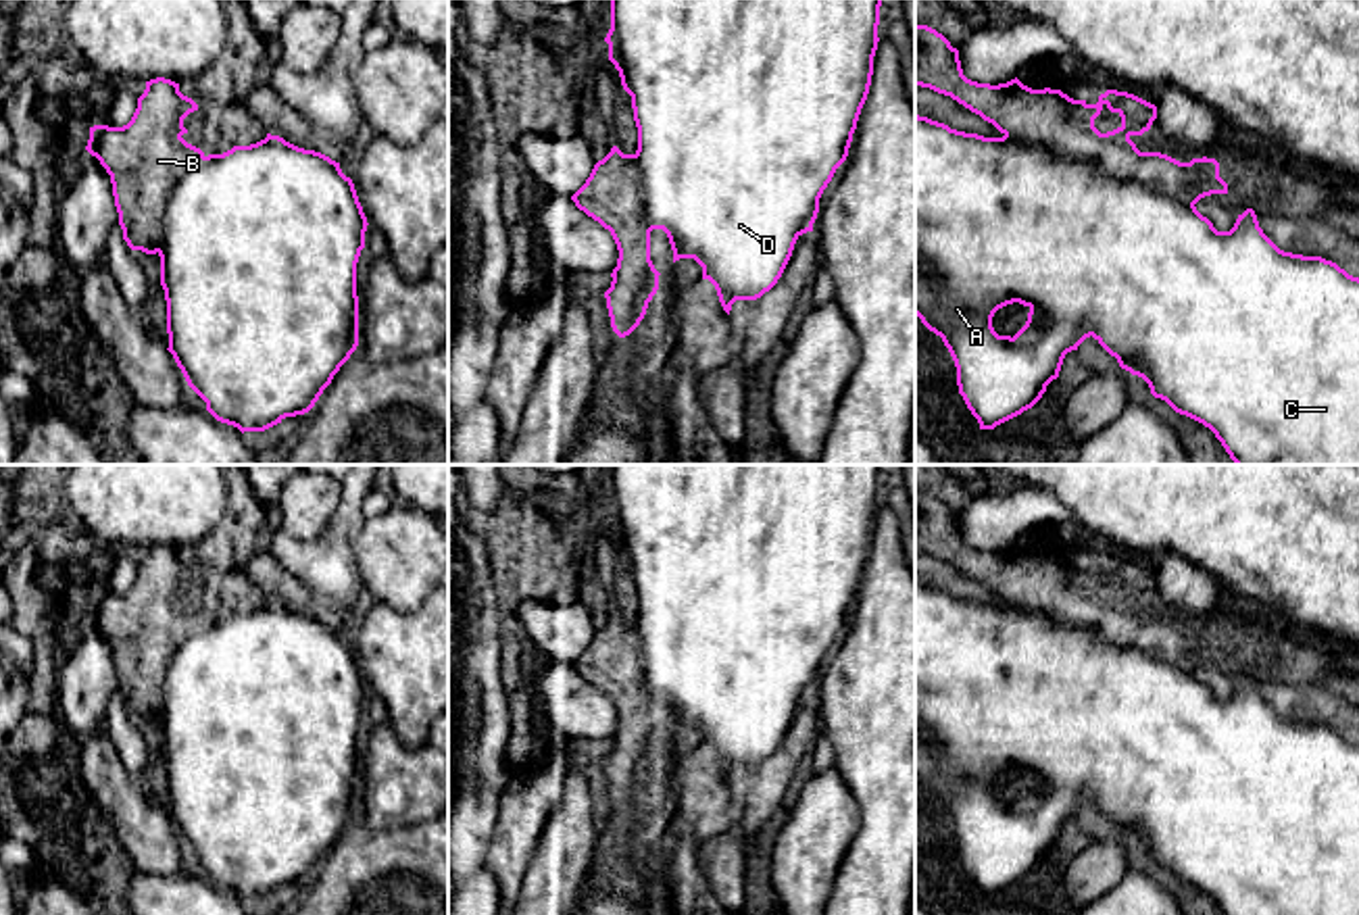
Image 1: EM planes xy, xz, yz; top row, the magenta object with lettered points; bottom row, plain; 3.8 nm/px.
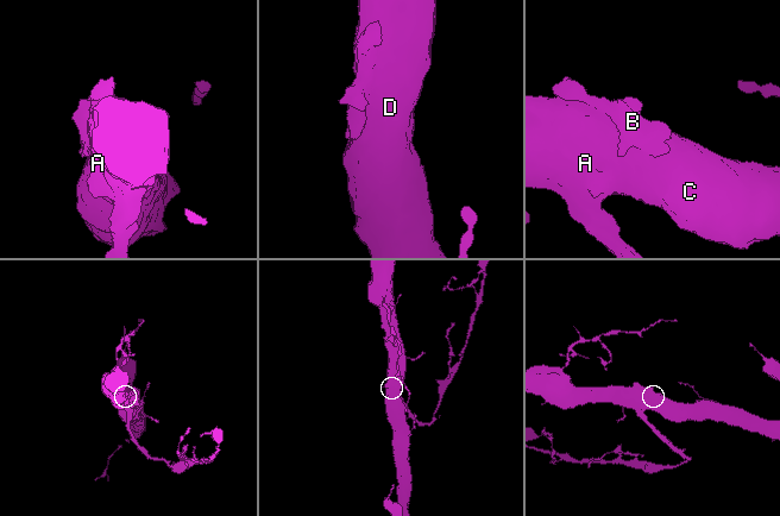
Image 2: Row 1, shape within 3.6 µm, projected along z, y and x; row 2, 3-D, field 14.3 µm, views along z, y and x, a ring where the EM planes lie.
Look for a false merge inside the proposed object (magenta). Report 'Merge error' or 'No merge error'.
Merge error

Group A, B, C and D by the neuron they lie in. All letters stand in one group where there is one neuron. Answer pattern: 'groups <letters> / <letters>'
groups A C D / B

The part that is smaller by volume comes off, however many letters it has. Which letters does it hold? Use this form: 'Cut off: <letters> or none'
Cut off: B

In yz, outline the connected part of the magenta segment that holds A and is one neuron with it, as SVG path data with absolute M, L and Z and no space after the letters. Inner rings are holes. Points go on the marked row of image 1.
M915 115L915 315L948 348L957 367L959 394L980 429L994 429L1032 409L1046 386L1059 377L1065 354L1092 336L1121 369L1142 377L1155 398L1209 427L1236 465L1359 465L1359 277L1321 256L1280 250L1259 227L1253 208L1238 215L1230 231L1217 231L1196 206L1184 206L1138 181L1107 177L1094 163L1009 135L984 138L957 131ZM1013 302L1030 308L1028 321L1013 338L998 336L992 317Z

